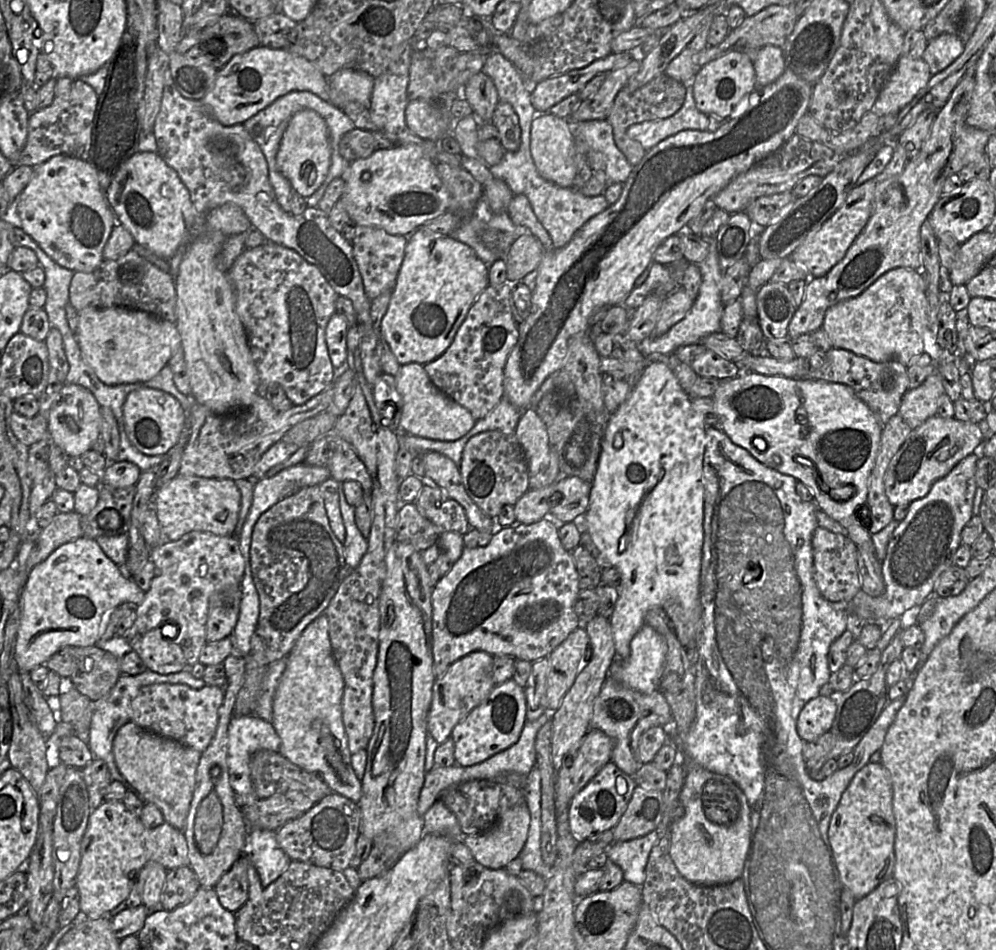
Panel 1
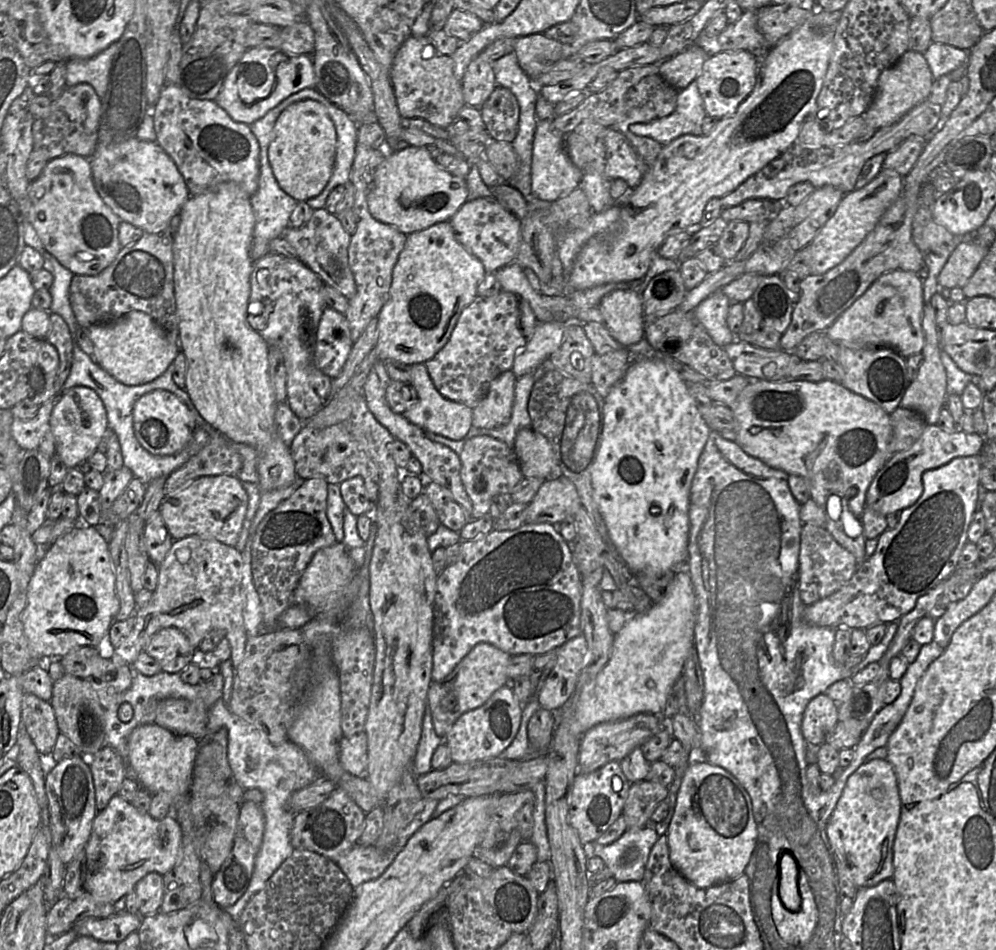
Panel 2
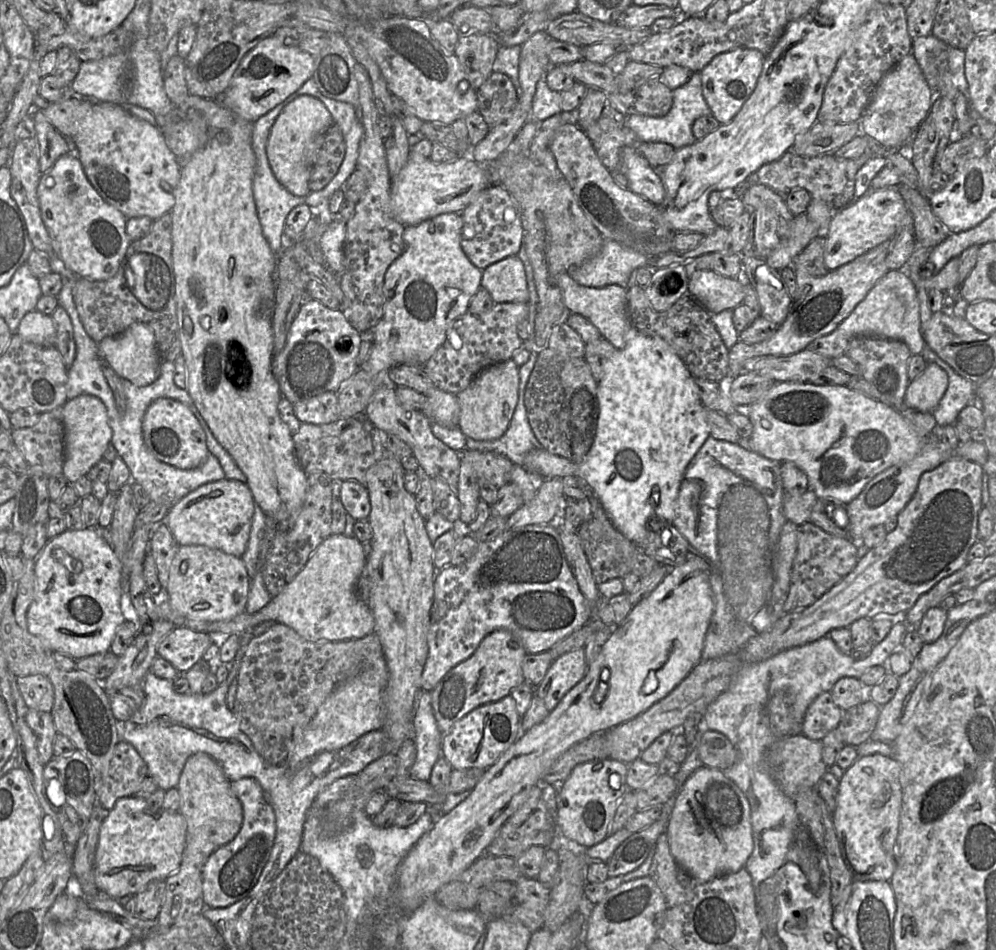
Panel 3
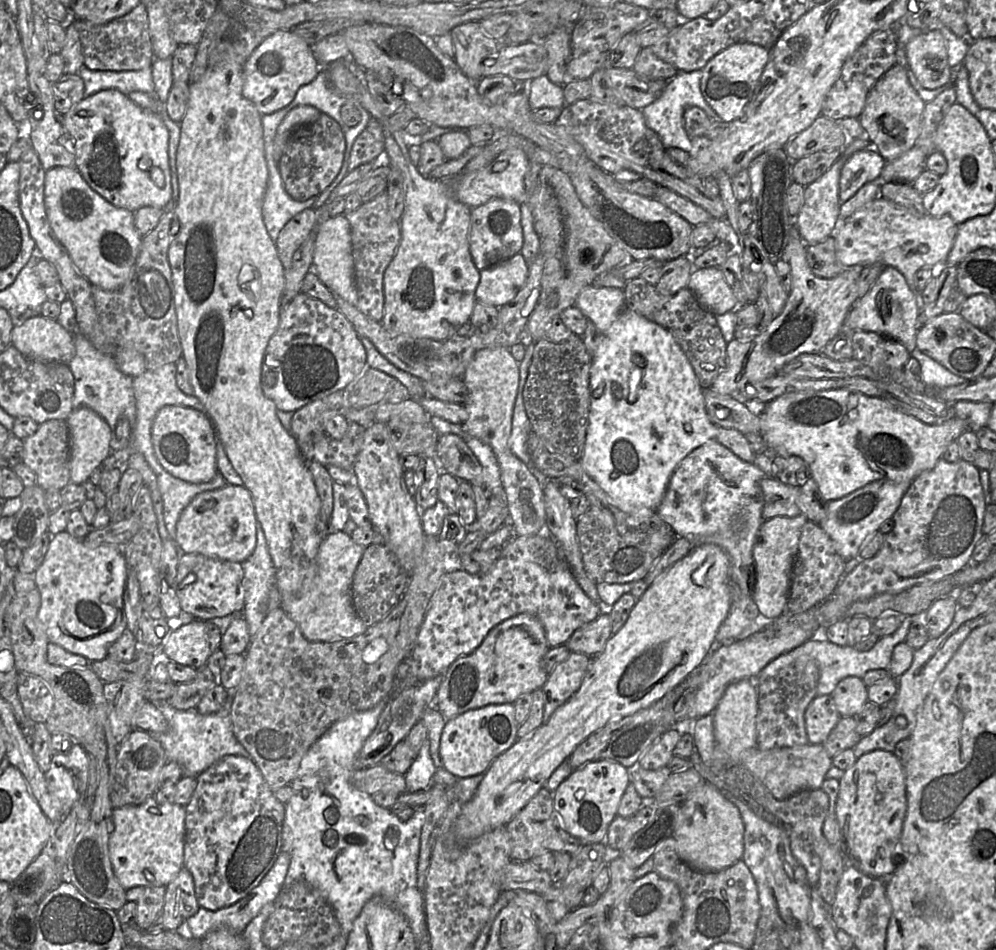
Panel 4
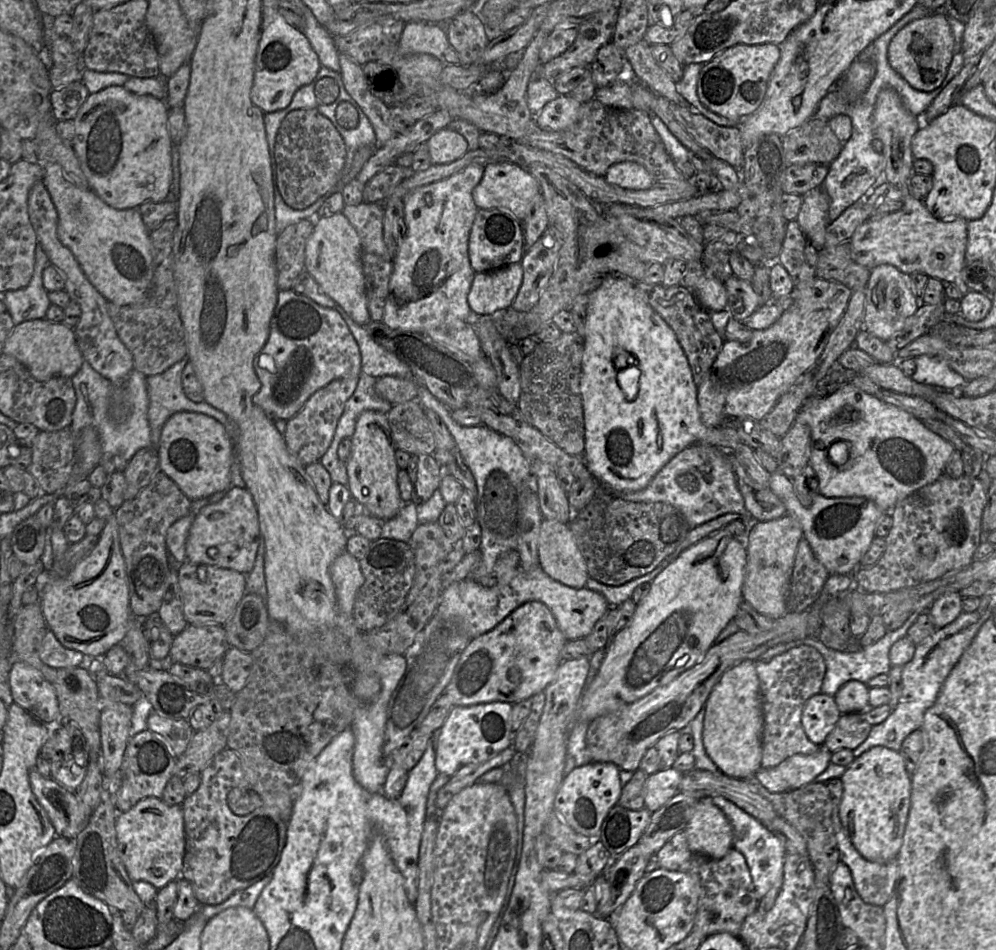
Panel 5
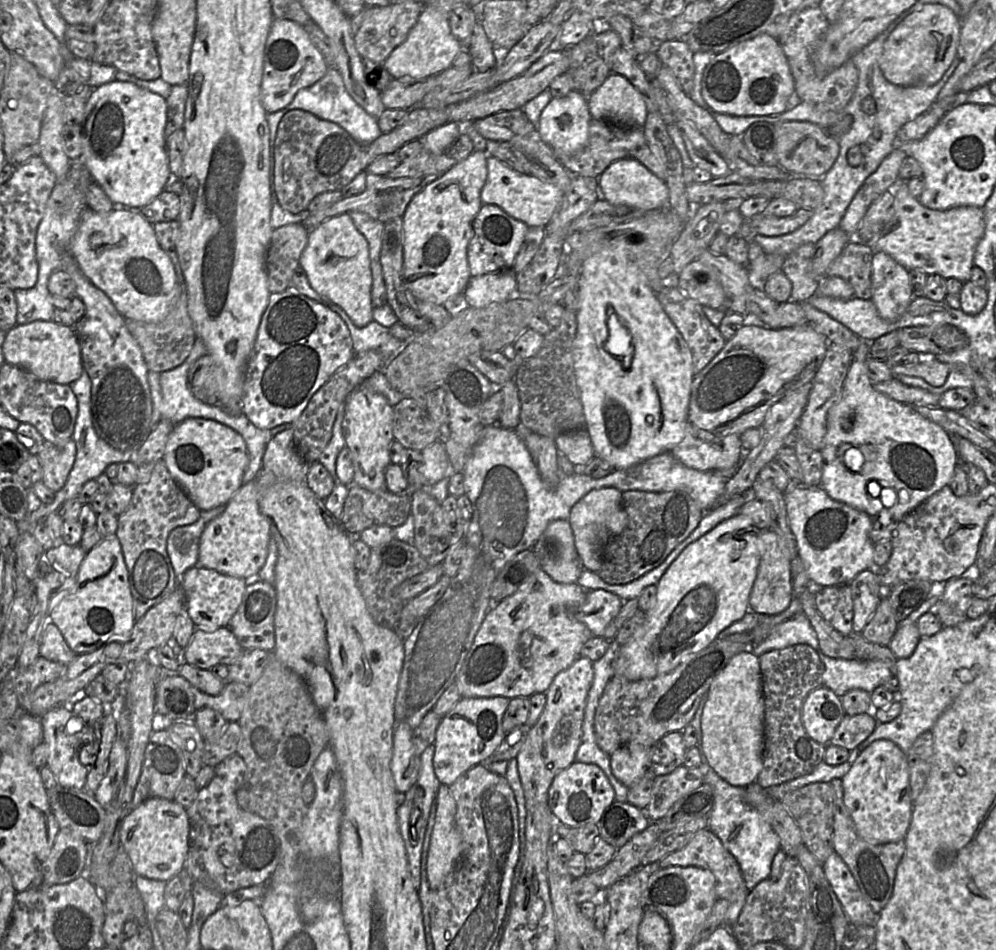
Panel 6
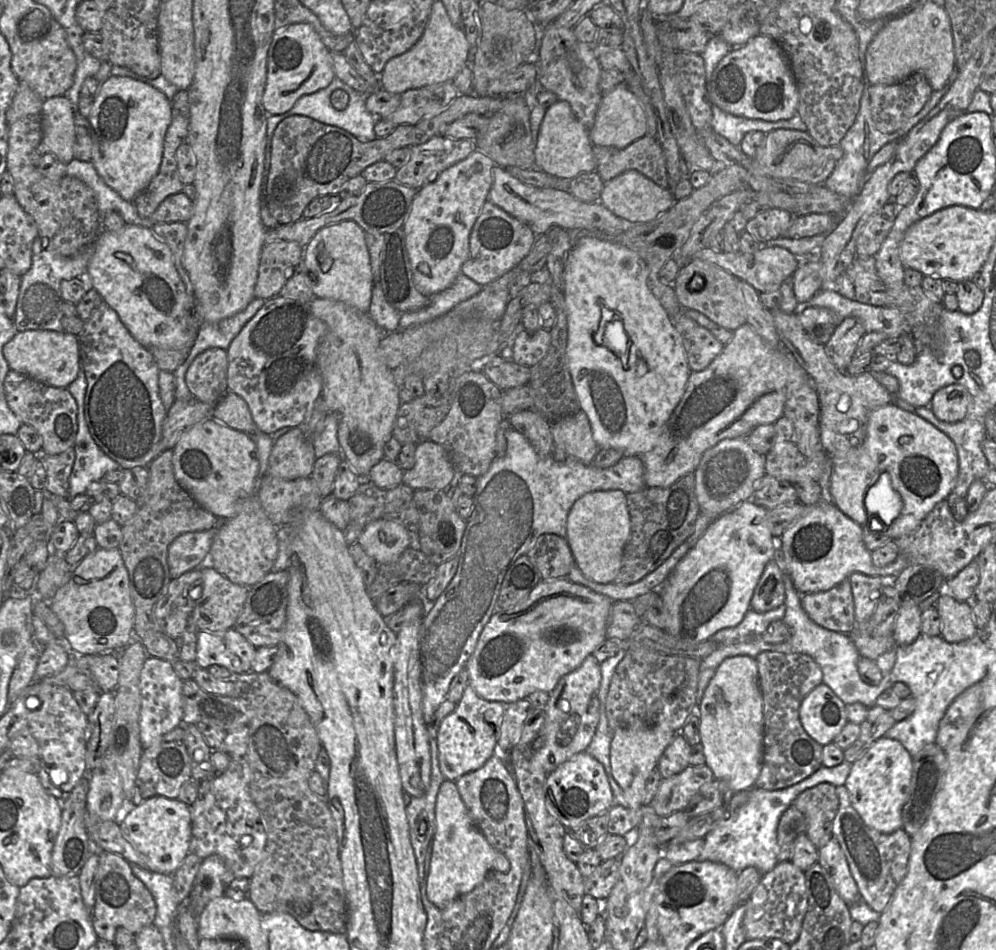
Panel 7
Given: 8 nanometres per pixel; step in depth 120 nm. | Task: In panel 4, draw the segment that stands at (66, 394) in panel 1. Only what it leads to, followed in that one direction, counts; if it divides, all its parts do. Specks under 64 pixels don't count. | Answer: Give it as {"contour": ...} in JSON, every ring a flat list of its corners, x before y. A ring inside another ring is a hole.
{"contour":[[72,410,66,423,70,440,70,481,81,484,109,455,111,430,107,422,93,410]]}

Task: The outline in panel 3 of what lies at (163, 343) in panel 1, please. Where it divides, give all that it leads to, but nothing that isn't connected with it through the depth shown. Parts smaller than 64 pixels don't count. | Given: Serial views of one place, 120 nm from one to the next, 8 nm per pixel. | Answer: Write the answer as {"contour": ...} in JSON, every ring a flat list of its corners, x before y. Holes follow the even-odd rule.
{"contour":[[136,322,124,332,108,336,98,343,102,359,123,379,136,386,147,386,159,376,162,360,158,354,153,330,146,324]]}

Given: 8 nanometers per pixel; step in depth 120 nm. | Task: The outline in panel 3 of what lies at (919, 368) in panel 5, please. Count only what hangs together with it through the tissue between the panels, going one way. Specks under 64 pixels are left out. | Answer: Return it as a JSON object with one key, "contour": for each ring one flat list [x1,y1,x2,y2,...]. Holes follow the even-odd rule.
{"contour":[[928,346,923,348,921,355,927,363,935,363,940,366,948,376,946,392,932,413,936,424,937,426,954,425,960,411,976,398,976,384,957,374]]}

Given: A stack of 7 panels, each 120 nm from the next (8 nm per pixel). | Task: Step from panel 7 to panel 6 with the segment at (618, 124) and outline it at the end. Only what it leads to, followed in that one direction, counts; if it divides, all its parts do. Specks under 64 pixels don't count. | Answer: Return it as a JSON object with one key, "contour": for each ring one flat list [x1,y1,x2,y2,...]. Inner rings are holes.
{"contour":[[610,73,587,101,592,119,629,127,643,127,645,124,646,103,638,90,620,74]]}

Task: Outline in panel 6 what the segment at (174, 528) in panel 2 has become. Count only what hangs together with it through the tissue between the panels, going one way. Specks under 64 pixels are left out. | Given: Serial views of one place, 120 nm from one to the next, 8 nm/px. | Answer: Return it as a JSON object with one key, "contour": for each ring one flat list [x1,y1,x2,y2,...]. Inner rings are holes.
{"contour":[[256,478,243,484,225,504,225,510,205,526,199,542,196,566,247,579,265,564,271,539,271,525,259,505]]}

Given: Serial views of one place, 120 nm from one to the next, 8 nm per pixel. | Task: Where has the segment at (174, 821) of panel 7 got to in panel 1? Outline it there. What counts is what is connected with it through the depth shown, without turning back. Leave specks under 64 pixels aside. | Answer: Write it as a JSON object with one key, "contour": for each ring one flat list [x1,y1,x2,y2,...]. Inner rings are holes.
{"contour":[[104,801,91,812,80,852,81,860,75,886,79,891,82,916,91,920,106,917,111,910,127,899,138,873,148,861,158,862,167,870,189,866,190,863,183,830,176,829,167,822,155,828,146,828,139,817,126,809,122,801]]}

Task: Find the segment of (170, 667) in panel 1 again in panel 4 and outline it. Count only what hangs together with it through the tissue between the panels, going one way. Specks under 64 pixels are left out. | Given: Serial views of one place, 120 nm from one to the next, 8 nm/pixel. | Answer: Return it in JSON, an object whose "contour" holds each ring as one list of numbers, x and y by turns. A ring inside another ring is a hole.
{"contour":[[194,619,170,632,168,639,161,646,160,659,170,659,197,670,207,664,209,656,214,651,220,649,221,636,219,627,211,621]]}

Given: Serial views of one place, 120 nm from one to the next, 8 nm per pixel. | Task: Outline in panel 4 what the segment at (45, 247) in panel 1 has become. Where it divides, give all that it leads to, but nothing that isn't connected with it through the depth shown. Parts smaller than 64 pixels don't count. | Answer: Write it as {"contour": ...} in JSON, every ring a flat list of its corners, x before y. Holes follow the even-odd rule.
{"contour":[[57,166,46,171,44,204,52,231,89,283,106,291,119,289,135,264,143,238,135,228,134,212,117,208,106,201,86,183,75,167]]}

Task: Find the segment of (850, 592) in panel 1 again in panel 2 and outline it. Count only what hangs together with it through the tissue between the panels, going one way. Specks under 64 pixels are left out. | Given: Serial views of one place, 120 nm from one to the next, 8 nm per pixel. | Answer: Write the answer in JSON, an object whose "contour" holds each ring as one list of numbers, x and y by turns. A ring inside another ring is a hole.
{"contour":[[803,524,800,534,798,592,805,606,824,599,846,584,858,569,852,553,843,548,824,528]]}

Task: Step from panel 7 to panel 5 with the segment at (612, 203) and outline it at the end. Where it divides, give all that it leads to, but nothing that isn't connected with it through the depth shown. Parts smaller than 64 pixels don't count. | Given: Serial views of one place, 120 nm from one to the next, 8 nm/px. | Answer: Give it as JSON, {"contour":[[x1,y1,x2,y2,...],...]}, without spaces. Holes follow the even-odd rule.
{"contour":[[623,161,611,165,604,178,611,184,631,190,648,189,655,182,642,165,632,161]]}

